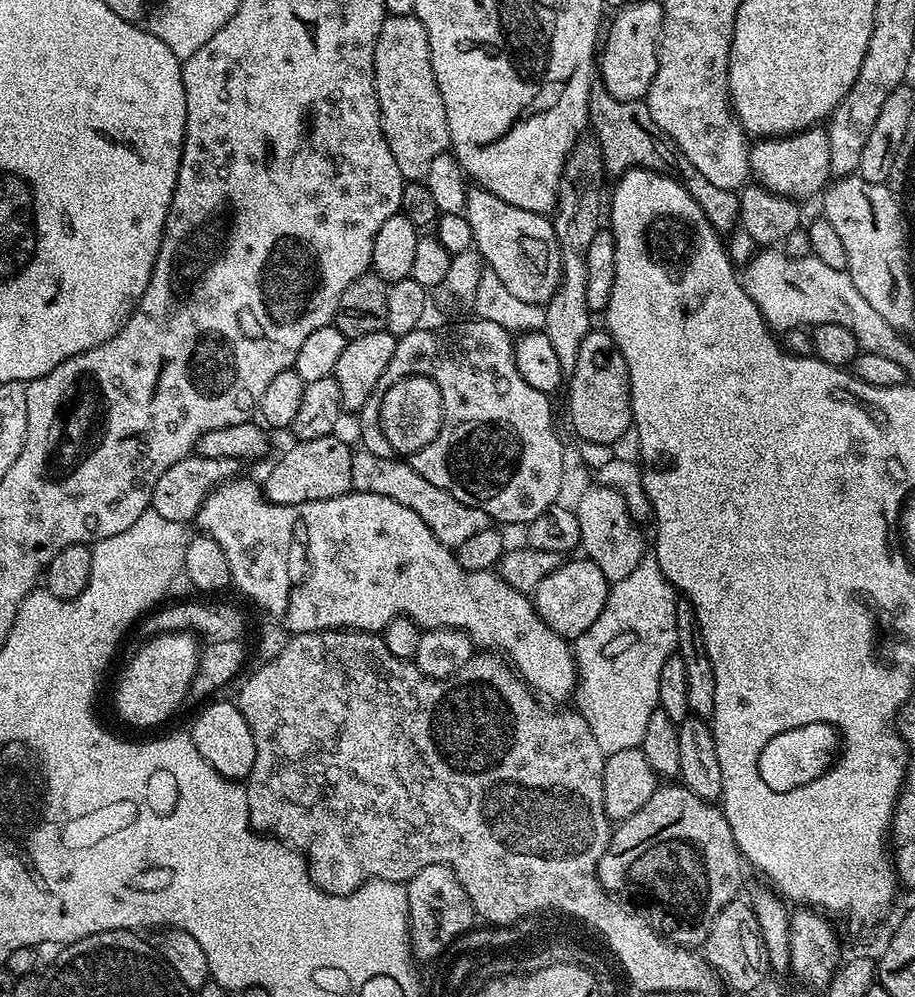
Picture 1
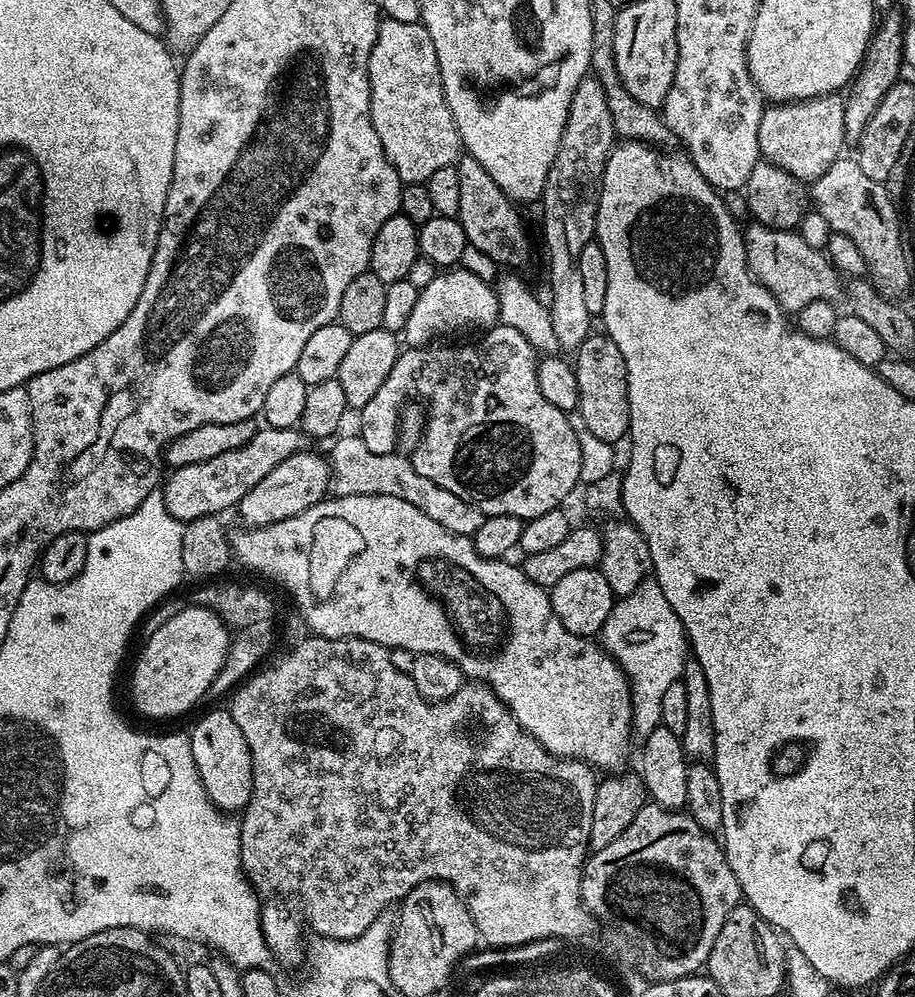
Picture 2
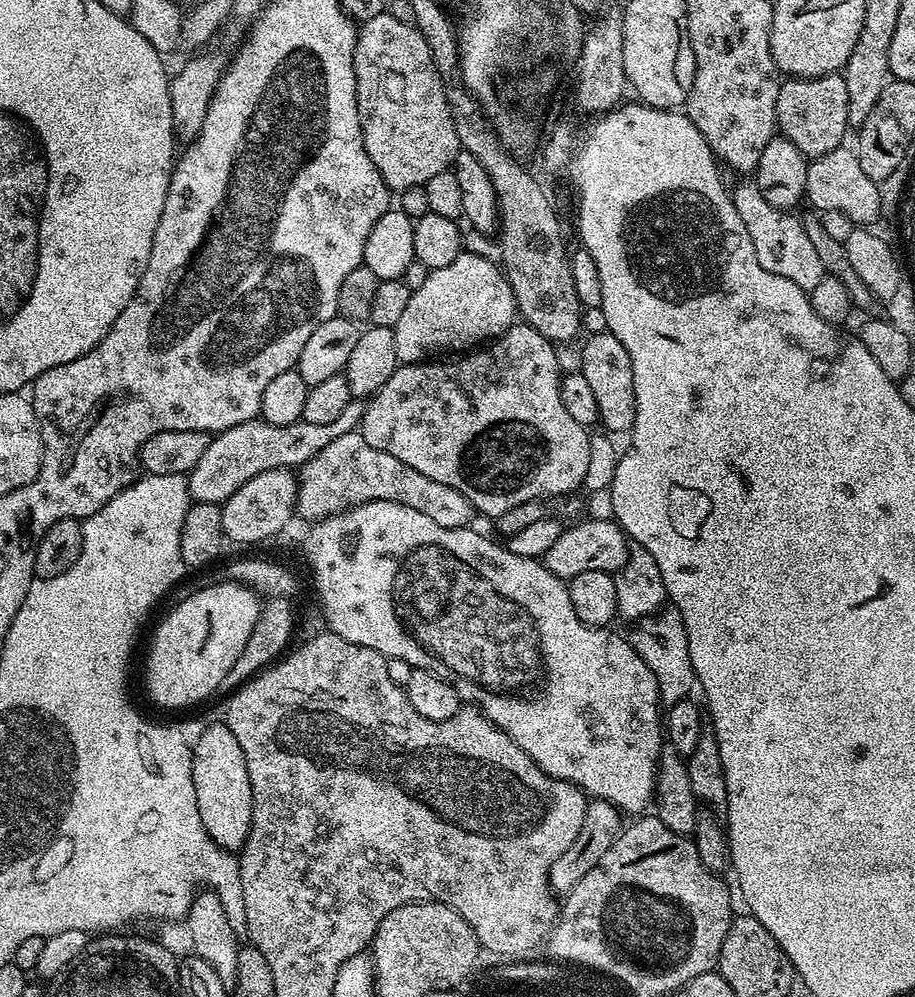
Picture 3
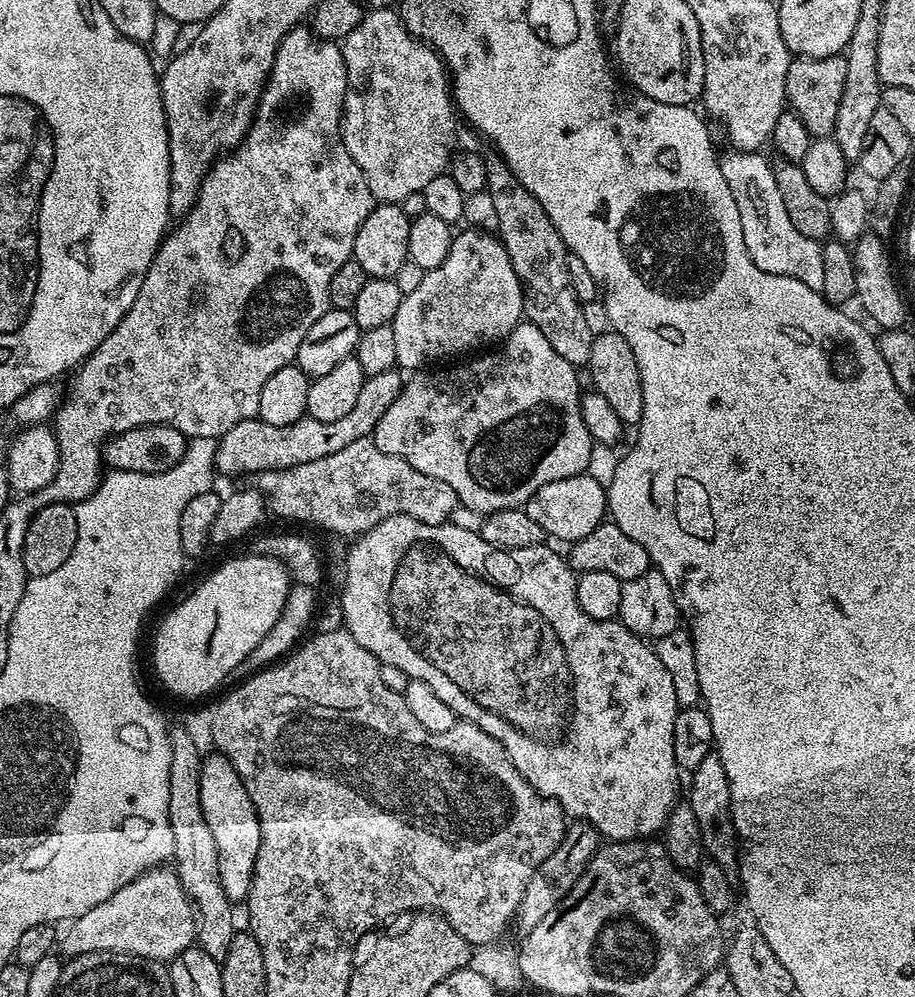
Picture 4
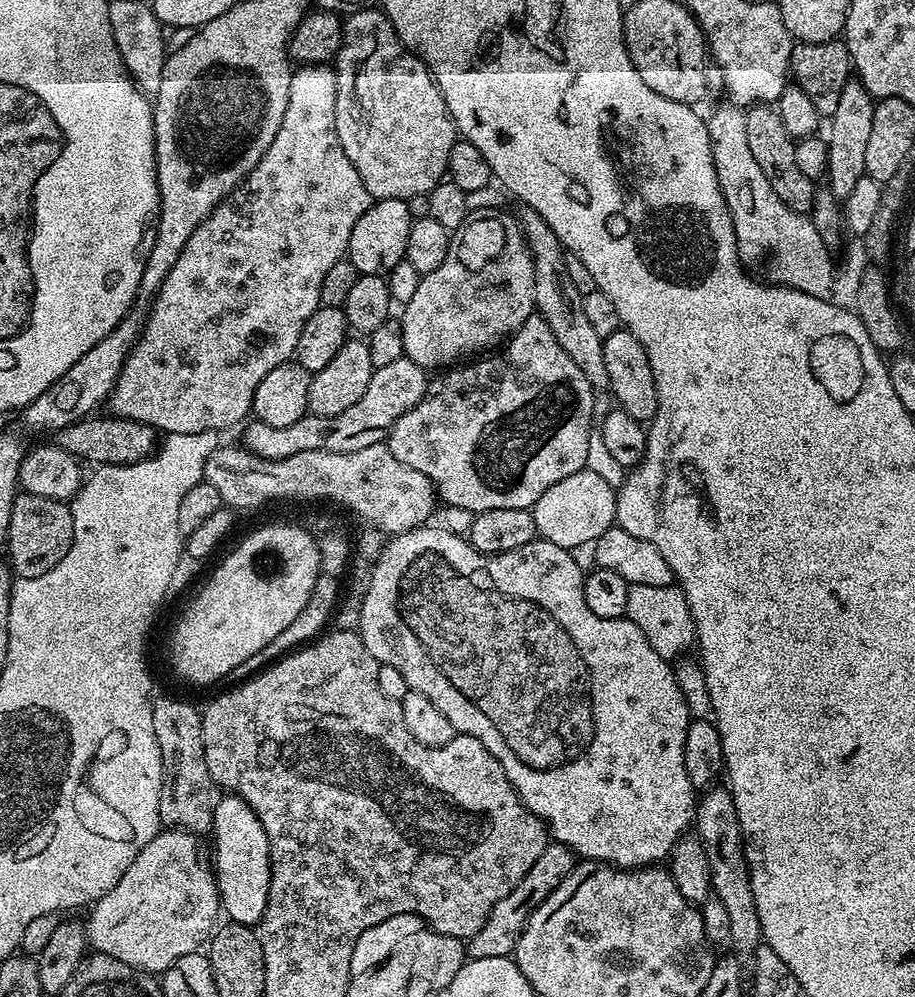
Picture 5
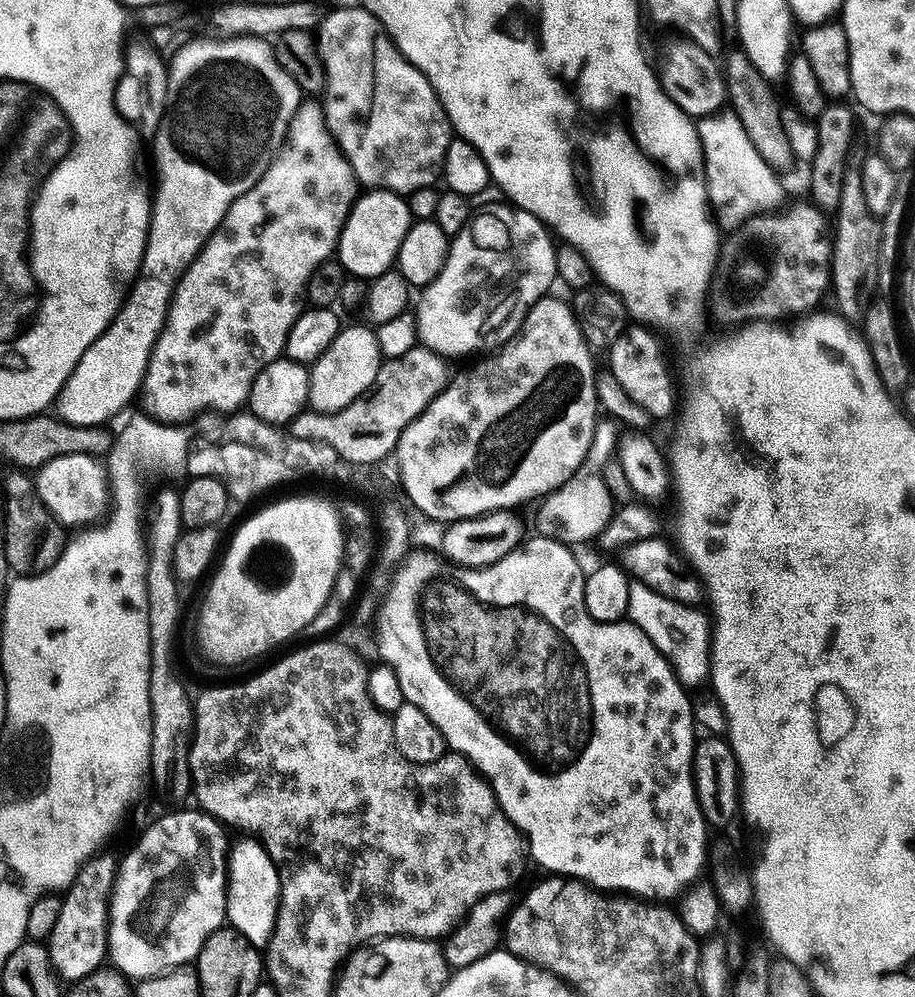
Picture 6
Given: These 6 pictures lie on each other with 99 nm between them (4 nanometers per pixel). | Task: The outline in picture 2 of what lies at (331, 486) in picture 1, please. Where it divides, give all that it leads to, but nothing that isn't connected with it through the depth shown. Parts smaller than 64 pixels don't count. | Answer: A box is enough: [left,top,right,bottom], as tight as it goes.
[238,450,330,528]

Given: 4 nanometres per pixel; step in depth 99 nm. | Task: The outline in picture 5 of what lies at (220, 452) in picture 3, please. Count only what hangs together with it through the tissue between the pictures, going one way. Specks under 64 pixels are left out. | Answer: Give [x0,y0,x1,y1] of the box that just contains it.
[243,356,429,460]

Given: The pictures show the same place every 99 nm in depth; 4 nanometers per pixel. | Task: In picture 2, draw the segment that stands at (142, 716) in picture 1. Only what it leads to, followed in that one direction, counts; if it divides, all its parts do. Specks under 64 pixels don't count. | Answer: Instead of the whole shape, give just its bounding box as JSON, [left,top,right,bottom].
[132,604,230,720]

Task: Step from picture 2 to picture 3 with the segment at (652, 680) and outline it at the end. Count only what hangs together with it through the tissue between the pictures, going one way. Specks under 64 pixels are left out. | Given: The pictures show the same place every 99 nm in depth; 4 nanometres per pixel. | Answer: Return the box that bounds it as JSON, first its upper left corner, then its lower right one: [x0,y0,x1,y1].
[626,610,694,705]

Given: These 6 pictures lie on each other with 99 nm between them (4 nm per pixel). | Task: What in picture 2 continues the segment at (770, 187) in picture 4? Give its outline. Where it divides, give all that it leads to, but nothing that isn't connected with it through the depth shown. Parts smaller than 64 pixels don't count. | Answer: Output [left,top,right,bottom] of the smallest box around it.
[743,222,841,314]

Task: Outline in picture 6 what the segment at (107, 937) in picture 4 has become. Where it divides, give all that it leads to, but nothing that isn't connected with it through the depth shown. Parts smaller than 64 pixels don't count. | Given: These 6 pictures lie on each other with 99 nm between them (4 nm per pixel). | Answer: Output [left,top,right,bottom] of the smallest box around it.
[108,811,230,981]

